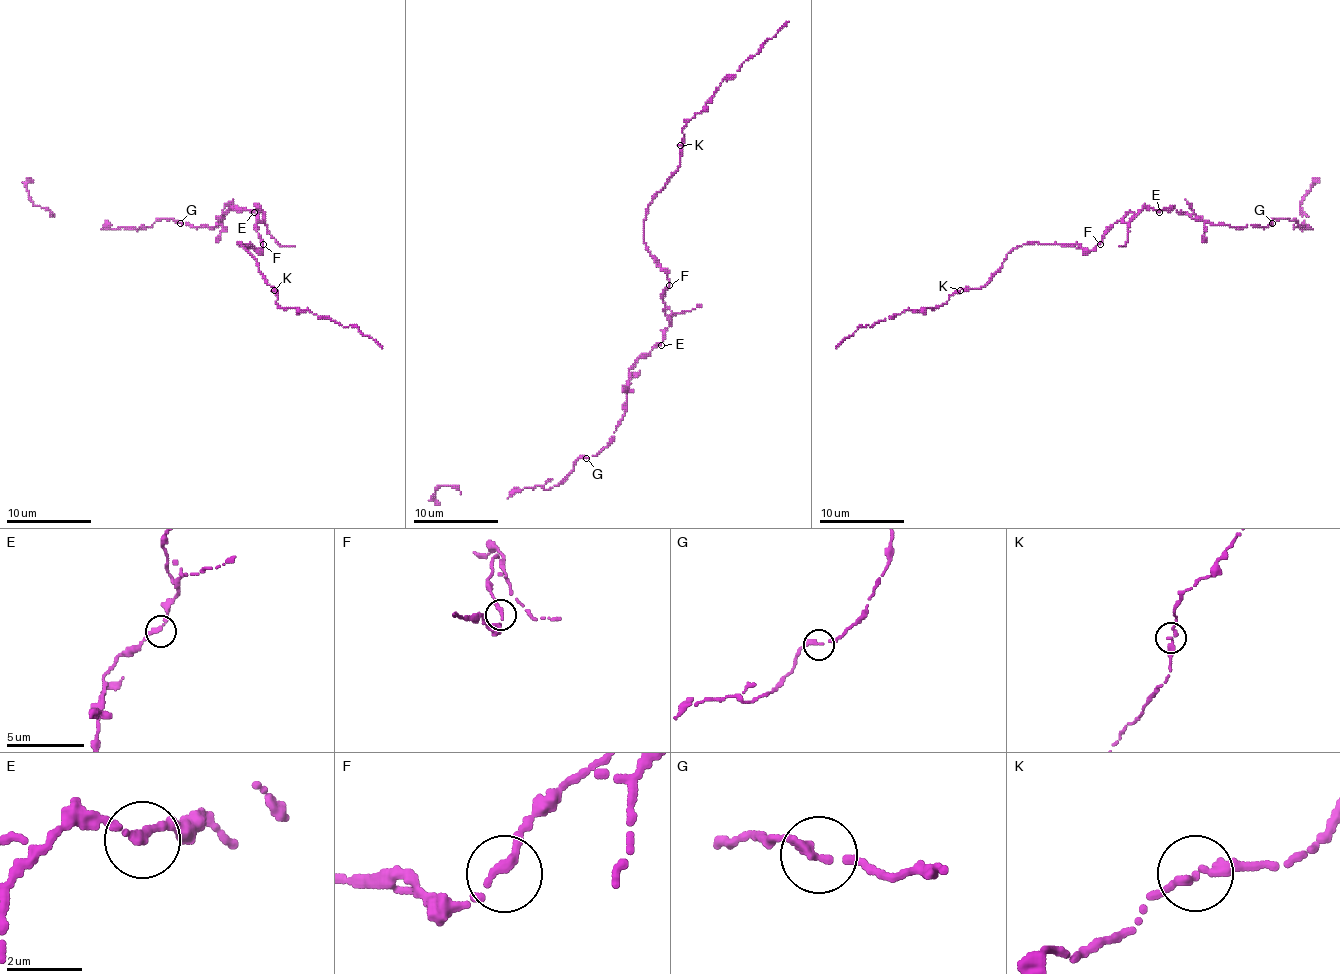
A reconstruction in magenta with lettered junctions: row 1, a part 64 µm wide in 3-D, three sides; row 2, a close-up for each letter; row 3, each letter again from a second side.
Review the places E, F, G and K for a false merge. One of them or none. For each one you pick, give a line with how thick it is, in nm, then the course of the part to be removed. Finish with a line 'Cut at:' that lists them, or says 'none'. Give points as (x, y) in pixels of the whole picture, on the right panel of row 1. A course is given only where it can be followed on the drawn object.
Cut at: none

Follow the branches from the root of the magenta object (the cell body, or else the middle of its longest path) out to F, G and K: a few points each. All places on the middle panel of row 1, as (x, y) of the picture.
F: (665, 309), (663, 294), (669, 285)
G: (665, 309), (669, 326), (663, 341), (629, 370), (627, 411), (614, 439), (586, 458)
K: (665, 309), (663, 294), (669, 279), (644, 241), (644, 219), (648, 205), (680, 164), (680, 145)

